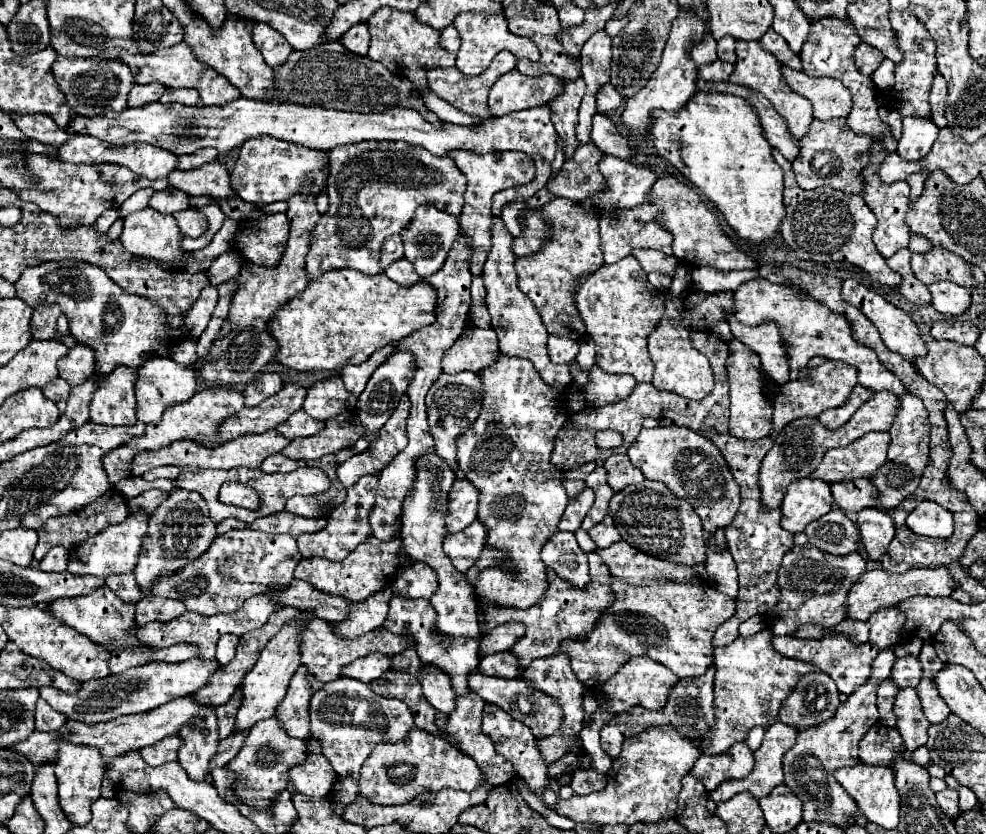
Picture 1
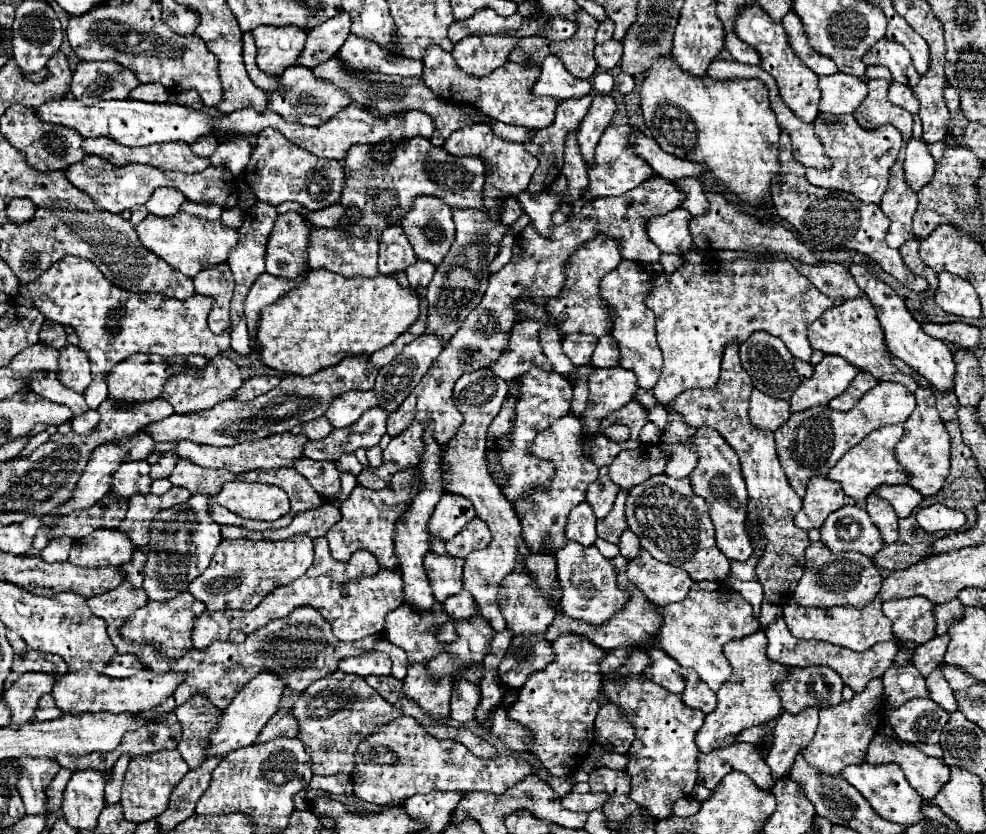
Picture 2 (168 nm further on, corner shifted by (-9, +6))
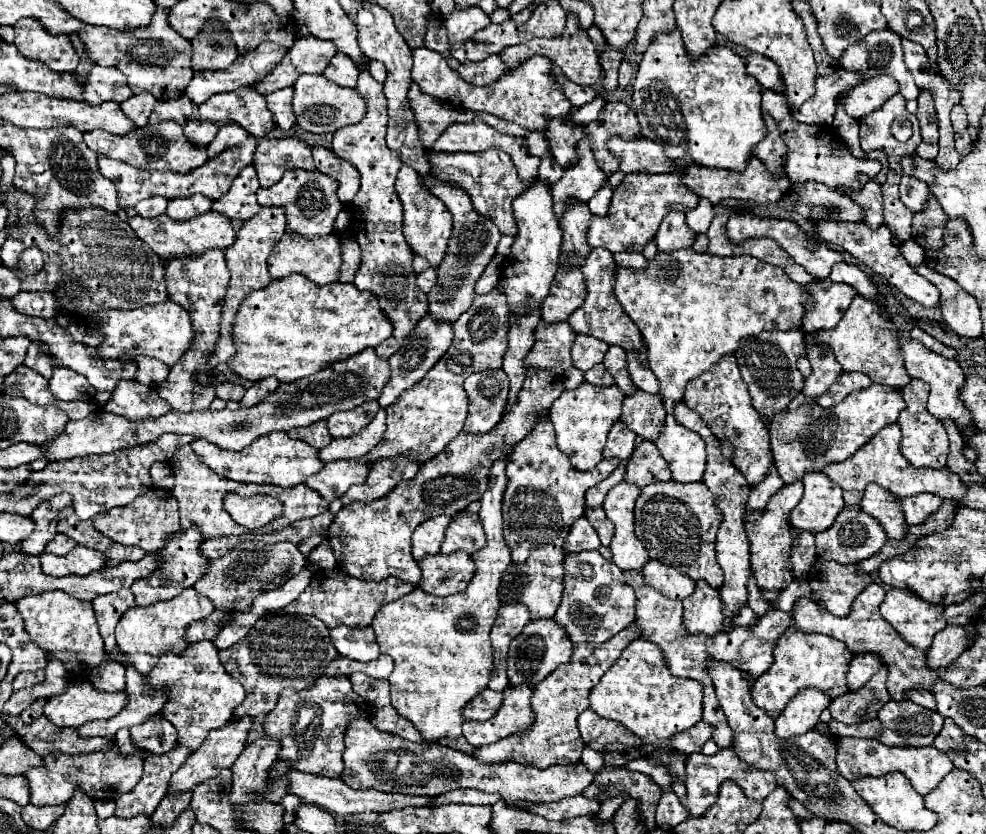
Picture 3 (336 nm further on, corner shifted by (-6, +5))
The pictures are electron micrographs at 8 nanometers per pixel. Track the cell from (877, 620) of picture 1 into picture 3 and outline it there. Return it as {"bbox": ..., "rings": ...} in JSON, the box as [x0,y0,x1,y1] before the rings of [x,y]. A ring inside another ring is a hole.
{"bbox":[881,590,947,652],"rings":[[[889,590],[881,604],[881,616],[893,624],[903,640],[923,652],[931,646],[933,636],[947,626],[943,620],[943,606],[927,604],[907,590]]]}

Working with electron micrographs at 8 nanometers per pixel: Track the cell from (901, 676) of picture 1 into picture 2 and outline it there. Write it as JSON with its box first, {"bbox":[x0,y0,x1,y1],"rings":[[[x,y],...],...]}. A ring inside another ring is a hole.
{"bbox":[912,633,950,677],"rings":[[[946,633],[946,635],[936,635],[932,641],[924,643],[922,647],[916,647],[914,661],[912,661],[914,667],[924,677],[928,677],[940,663],[944,663],[944,653],[946,653],[948,643],[950,643],[950,637]]]}

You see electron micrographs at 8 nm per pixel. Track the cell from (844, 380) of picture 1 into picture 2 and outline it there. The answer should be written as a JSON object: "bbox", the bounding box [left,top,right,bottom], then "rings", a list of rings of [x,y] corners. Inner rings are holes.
{"bbox":[790,355,858,413],"rings":[[[824,355],[824,359],[816,365],[814,375],[802,381],[798,391],[794,391],[790,409],[796,413],[816,405],[828,405],[830,399],[846,391],[856,373],[858,369],[840,355]]]}

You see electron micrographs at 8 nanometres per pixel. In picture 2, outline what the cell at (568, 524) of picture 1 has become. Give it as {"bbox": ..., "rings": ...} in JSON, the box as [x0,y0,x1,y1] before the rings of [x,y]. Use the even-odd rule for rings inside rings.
{"bbox":[566,503,596,547],"rings":[[[580,503],[568,515],[566,535],[570,541],[576,541],[584,547],[594,545],[596,541],[596,517],[588,503]]]}

